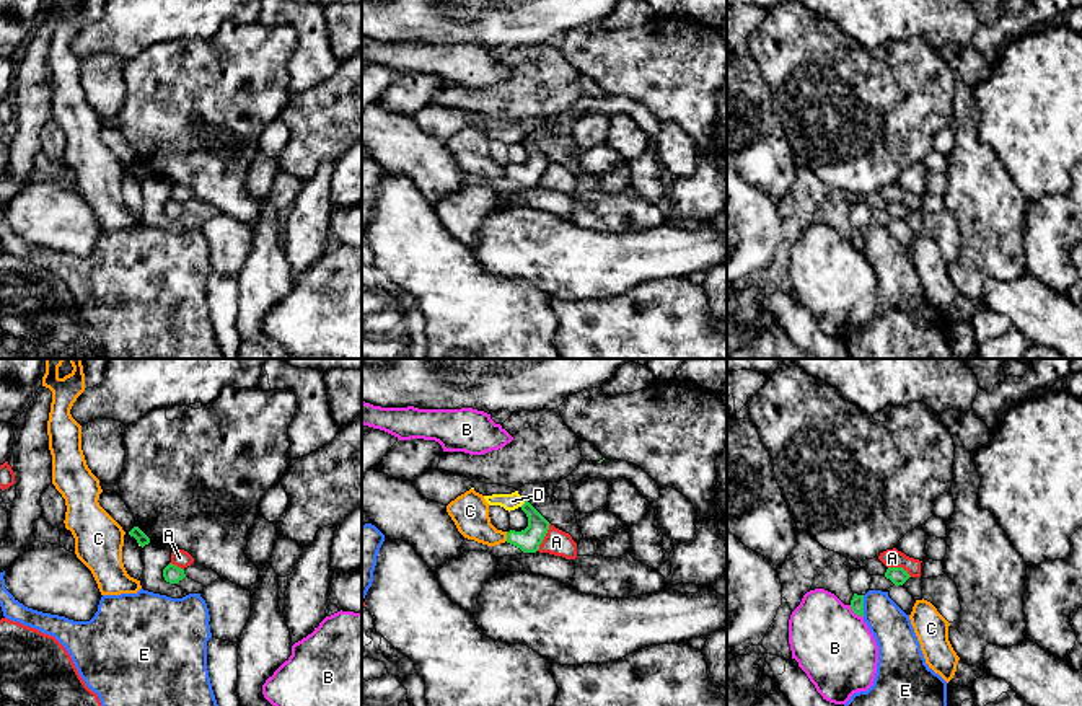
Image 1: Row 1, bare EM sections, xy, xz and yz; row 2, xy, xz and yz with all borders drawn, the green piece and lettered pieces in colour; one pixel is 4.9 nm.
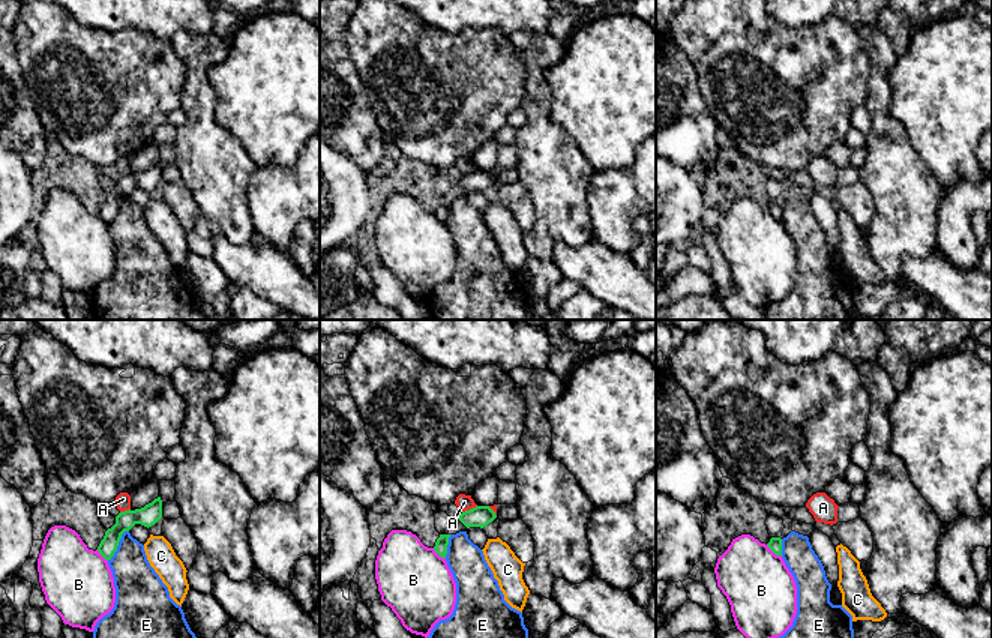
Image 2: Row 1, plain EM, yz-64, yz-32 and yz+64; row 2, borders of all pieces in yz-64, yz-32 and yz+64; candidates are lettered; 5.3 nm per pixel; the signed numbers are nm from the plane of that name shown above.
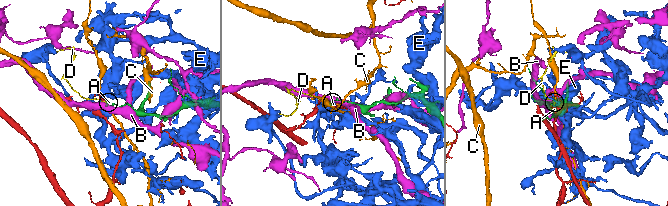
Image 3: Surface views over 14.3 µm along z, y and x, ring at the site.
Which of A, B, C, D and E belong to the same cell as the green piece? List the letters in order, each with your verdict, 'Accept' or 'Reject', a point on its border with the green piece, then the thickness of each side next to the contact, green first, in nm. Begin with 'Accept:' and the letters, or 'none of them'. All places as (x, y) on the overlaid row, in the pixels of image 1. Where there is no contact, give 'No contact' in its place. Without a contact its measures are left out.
Accept: none of them
A: Reject. Touches green at xz (545, 535). Thickness 120 nm (green) against 130 nm
B: Reject. Touches green at yz (856, 613). Thickness 60 nm (green) against 380 nm
C: Reject. Touches green at xz (507, 537). Thickness 120 nm (green) against 190 nm
D: Reject. Touches green at xz (523, 504). Thickness 120 nm (green) against 80 nm
E: Reject. Touches green at yz (862, 605). Thickness 60 nm (green) against 200 nm

